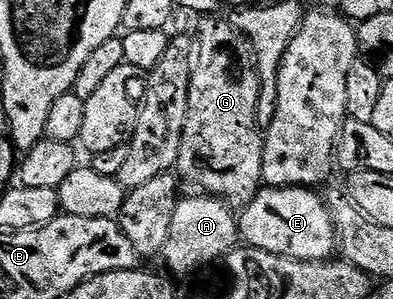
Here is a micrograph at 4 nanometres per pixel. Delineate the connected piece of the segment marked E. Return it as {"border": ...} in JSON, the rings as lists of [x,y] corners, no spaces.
{"border":[[[267,186],[261,187],[260,193],[254,197],[249,204],[243,208],[239,213],[239,235],[242,237],[243,243],[248,243],[252,250],[260,254],[267,254],[268,256],[285,256],[288,260],[327,260],[337,251],[338,237],[336,235],[336,224],[332,220],[332,211],[329,210],[327,203],[323,199],[316,197],[317,193],[310,188],[269,188]]]}

